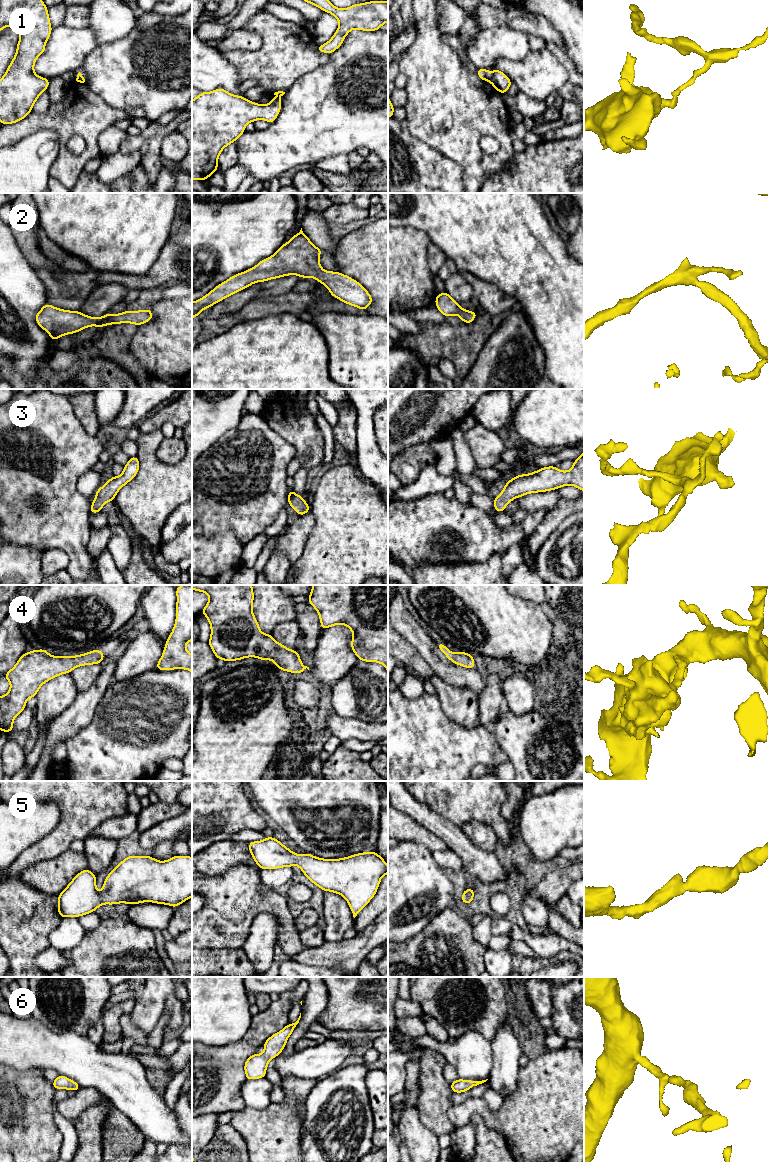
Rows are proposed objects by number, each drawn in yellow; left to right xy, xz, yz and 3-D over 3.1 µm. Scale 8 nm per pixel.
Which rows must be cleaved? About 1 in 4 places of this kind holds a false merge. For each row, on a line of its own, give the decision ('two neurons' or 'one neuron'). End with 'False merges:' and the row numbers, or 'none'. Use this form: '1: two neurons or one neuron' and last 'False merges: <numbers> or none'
1: two neurons
2: one neuron
3: one neuron
4: one neuron
5: one neuron
6: one neuron
False merges: 1

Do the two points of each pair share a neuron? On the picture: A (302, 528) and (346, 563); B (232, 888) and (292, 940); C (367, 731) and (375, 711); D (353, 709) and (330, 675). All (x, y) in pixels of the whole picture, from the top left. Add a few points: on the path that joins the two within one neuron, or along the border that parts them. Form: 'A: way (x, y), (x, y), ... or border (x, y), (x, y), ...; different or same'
A: way (313, 536), (322, 545), (329, 546), (335, 552); same
B: way (250, 897), (267, 901), (286, 922); same
C: border (348, 717), (377, 722); different
D: border (352, 666), (331, 688); different

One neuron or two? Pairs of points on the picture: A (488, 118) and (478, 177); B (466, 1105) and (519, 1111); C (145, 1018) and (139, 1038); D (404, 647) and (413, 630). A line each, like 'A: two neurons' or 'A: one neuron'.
A: one neuron
B: one neuron
C: two neurons
D: two neurons

